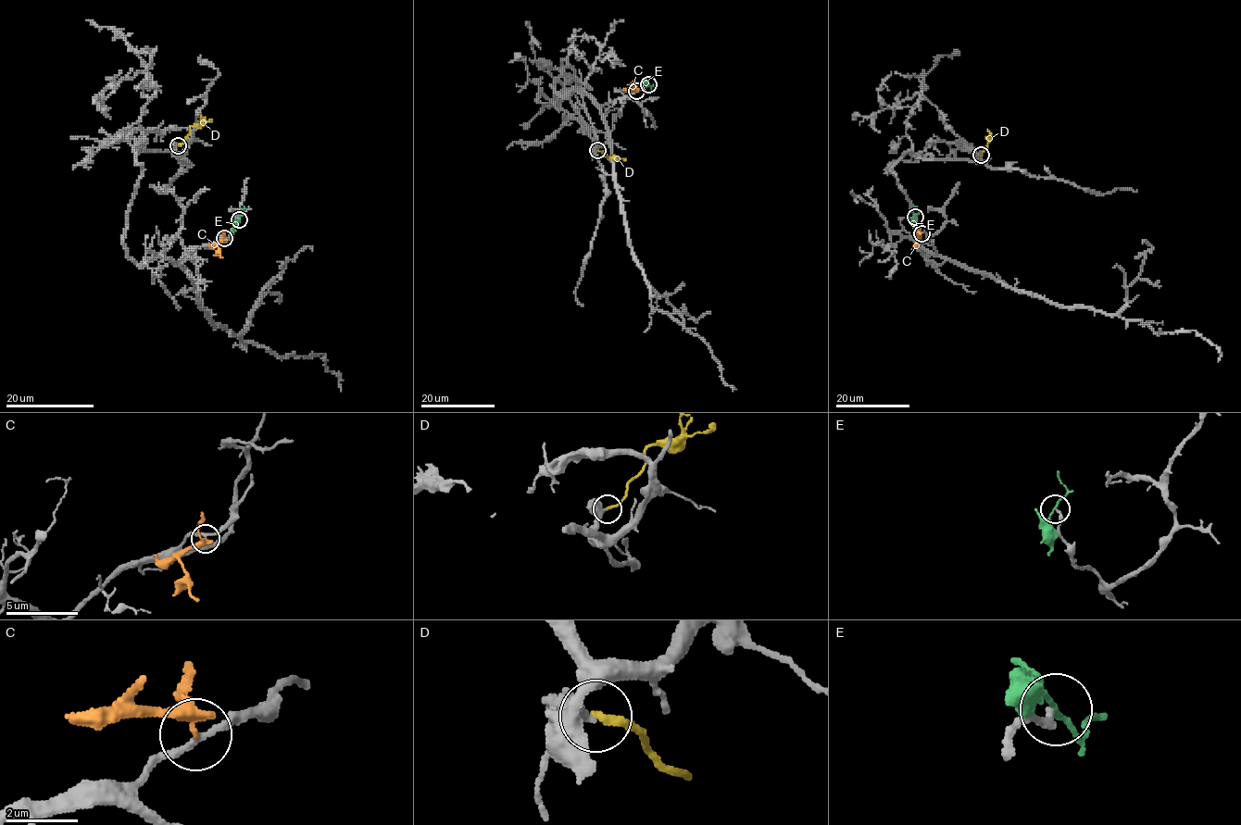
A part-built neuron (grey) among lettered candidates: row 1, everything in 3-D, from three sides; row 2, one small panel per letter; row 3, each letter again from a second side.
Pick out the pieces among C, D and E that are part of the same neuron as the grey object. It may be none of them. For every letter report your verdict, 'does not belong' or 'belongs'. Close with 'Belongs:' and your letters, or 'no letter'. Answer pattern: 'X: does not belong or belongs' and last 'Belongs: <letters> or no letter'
C: does not belong
D: belongs
E: does not belong
Belongs: D

